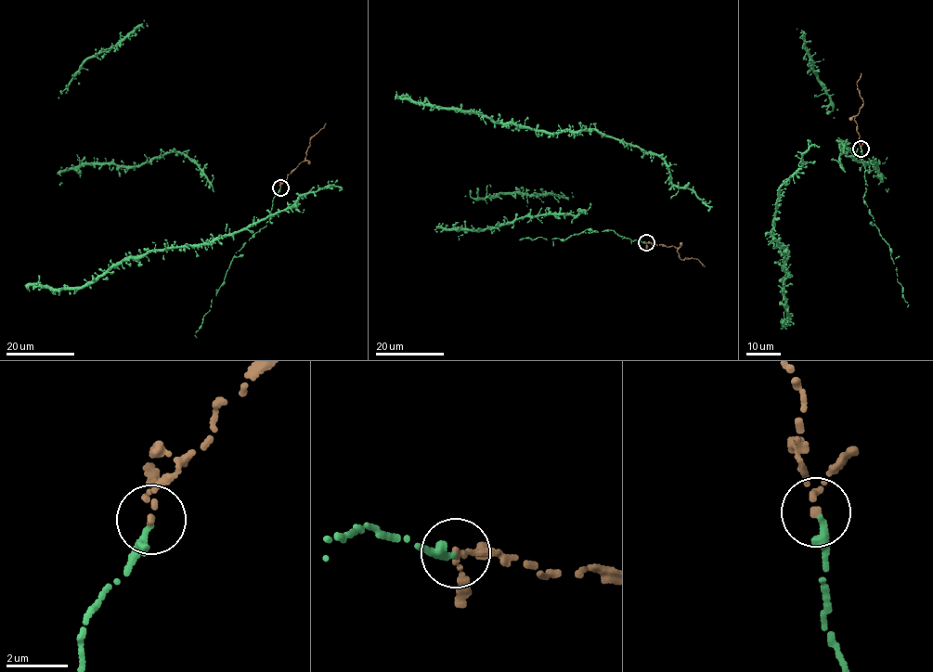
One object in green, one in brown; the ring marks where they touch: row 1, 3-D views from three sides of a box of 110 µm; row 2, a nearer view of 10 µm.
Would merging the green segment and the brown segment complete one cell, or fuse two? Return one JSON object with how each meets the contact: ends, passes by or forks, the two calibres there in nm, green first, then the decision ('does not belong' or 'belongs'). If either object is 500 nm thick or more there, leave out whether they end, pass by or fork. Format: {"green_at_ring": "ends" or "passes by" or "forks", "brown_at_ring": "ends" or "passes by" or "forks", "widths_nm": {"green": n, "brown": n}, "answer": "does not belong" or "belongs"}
{"green_at_ring": "ends", "brown_at_ring": "passes by", "widths_nm": {"green": 280, "brown": 140}, "answer": "belongs"}

